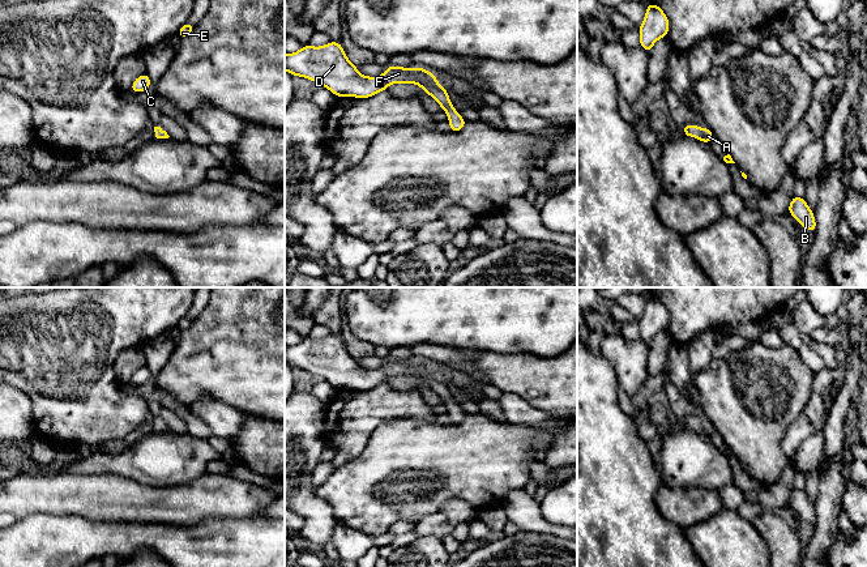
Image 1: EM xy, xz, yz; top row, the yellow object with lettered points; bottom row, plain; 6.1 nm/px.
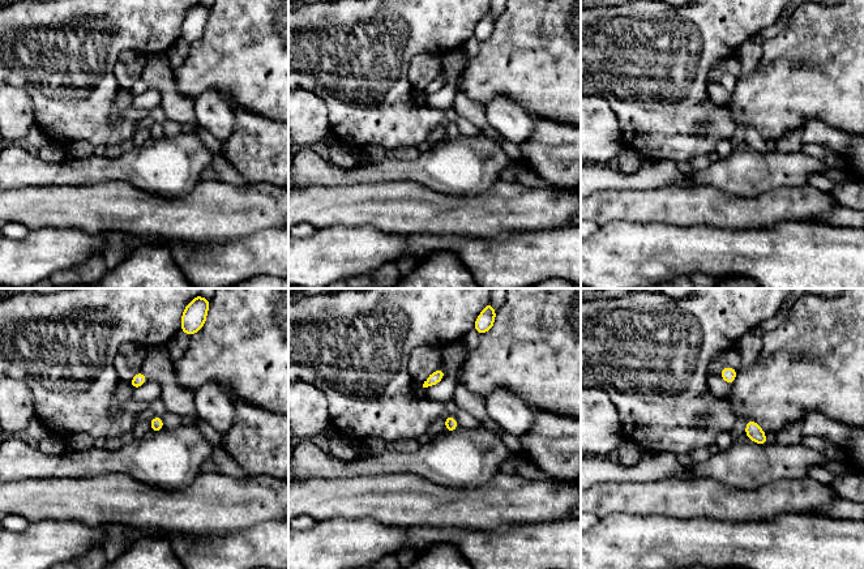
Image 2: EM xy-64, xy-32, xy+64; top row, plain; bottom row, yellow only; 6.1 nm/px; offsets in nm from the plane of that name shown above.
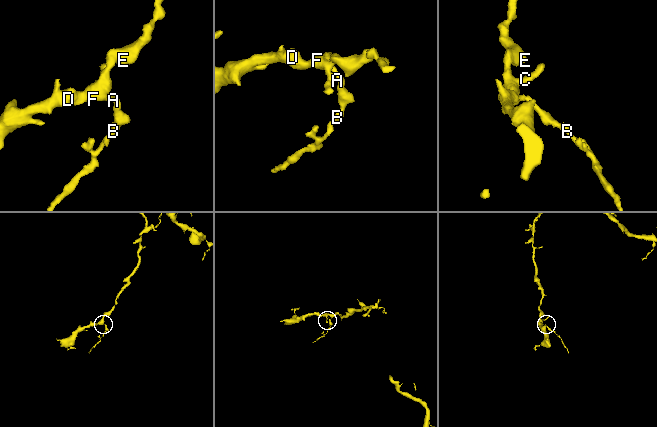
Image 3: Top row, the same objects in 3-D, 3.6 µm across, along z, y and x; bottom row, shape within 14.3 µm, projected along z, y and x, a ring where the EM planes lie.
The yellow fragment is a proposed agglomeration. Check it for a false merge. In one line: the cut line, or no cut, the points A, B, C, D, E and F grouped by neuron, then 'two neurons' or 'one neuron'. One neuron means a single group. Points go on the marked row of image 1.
cut none; groups A B C D E F; one neuron

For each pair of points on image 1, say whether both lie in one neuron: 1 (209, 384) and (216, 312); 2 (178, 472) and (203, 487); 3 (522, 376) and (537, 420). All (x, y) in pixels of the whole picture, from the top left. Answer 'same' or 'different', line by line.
1: same
2: different
3: different

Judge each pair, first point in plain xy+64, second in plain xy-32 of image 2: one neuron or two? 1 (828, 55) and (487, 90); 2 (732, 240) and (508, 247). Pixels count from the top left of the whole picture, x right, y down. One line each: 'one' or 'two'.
1: one
2: one

